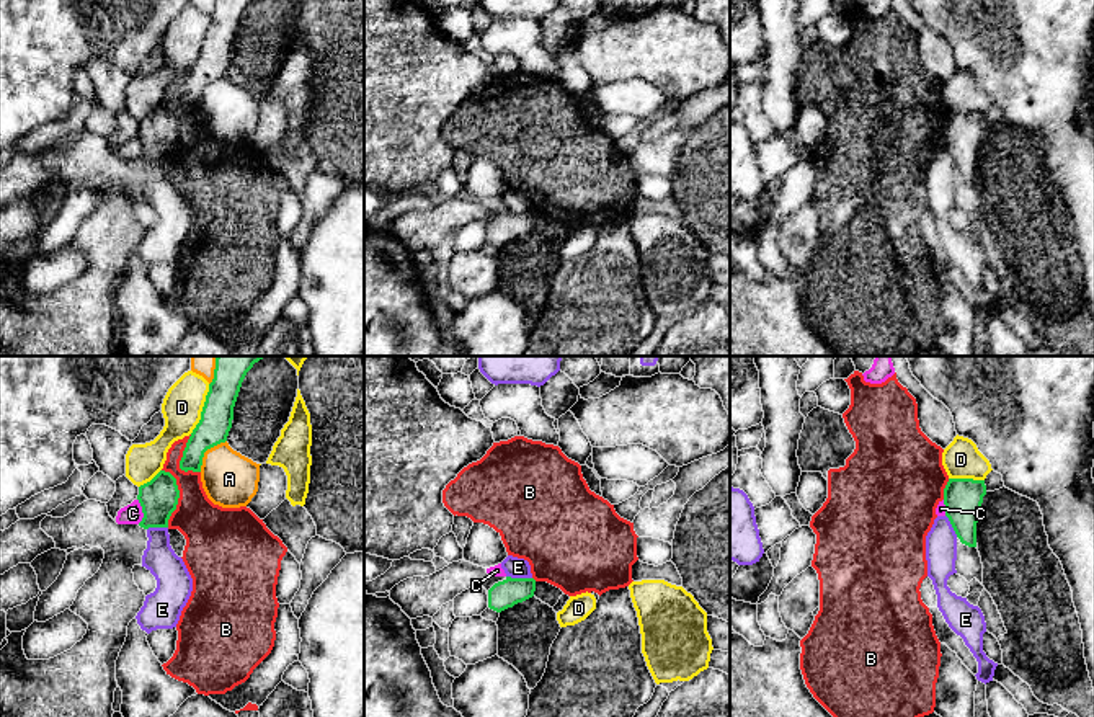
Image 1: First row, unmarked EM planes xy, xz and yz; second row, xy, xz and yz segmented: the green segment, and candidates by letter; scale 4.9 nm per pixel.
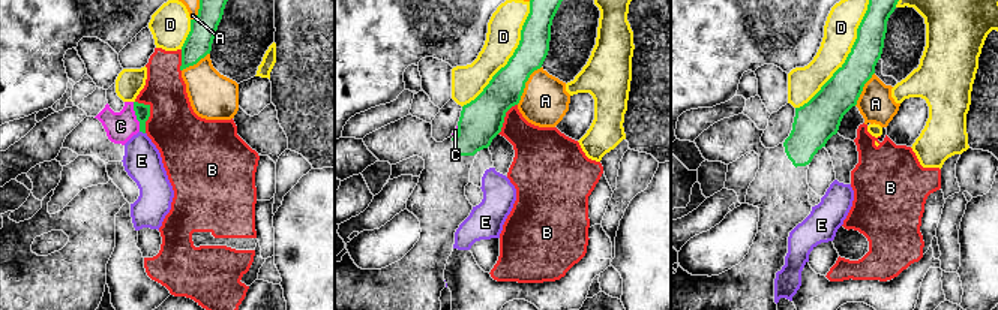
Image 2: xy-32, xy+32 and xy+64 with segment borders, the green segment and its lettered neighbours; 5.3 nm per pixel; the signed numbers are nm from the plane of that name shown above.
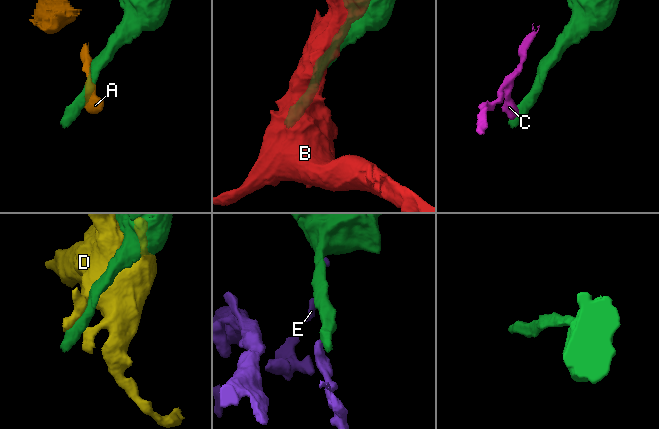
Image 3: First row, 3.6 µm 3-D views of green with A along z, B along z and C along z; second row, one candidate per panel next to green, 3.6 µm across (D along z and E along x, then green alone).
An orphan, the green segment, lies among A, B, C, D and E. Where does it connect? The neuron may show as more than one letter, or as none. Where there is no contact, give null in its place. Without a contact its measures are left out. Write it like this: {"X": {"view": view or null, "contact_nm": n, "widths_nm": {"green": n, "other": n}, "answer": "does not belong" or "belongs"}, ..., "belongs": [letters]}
{"A": {"view": "xy", "contact_nm": 200, "widths_nm": {"green": 160, "other": 280}, "answer": "does not belong"}, "B": {"view": "xy", "contact_nm": 280, "widths_nm": {"green": 190, "other": 280}, "answer": "does not belong"}, "C": {"view": "xy", "contact_nm": 130, "widths_nm": {"green": 190, "other": 100}, "answer": "does not belong"}, "D": {"view": "xy", "contact_nm": 260, "widths_nm": {"green": 160, "other": 200}, "answer": "does not belong"}, "E": {"view": "xz", "contact_nm": 130, "widths_nm": {"green": 140, "other": 100}, "answer": "does not belong"}, "belongs": []}

